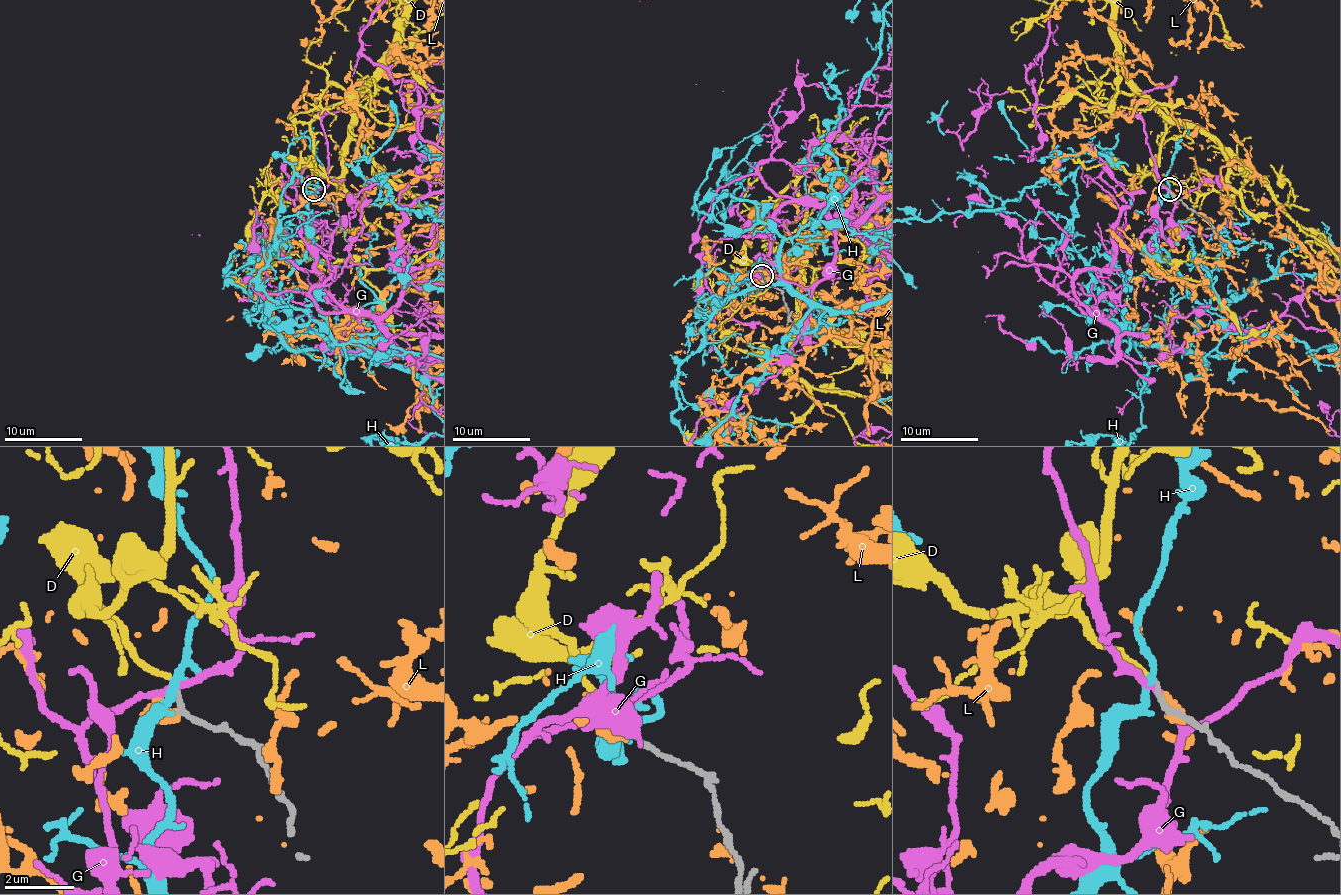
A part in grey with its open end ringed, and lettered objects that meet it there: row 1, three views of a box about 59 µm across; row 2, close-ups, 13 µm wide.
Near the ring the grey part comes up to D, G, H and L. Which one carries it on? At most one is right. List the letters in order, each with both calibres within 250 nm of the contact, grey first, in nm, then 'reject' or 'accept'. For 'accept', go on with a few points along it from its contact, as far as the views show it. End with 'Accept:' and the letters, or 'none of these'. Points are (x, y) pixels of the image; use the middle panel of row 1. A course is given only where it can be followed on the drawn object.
D: calibres 140 and 140 nm; accept
G: calibres 170 and 180 nm; reject
H: calibres 160 and 240 nm; reject
L: calibres 240 and 440 nm; reject
Accept: D

